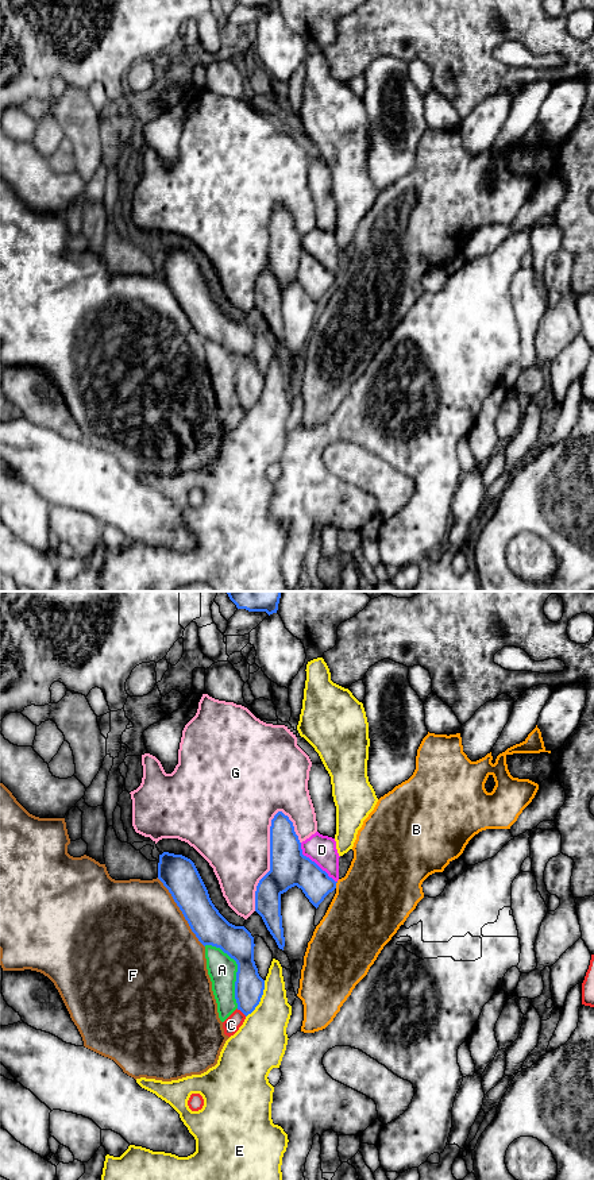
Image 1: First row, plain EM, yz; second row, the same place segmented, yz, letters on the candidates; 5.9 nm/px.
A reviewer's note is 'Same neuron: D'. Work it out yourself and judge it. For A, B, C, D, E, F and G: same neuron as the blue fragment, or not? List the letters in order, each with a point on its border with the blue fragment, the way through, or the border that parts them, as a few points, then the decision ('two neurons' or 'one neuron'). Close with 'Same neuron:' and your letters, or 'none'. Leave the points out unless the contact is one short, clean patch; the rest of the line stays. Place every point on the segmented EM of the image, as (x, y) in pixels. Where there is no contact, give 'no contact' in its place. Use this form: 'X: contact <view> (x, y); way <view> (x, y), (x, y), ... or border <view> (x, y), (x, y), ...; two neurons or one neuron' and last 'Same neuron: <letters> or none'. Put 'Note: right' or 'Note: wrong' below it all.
A: contact yz (238, 970); two neurons
B: contact yz (335, 884); border yz (338, 882), (335, 887); two neurons
C: contact yz (242, 1011); two neurons
D: contact yz (313, 862); one neuron
E: contact yz (259, 999); two neurons
F: contact yz (182, 913); two neurons
G: contact yz (270, 860); two neurons
Same neuron: D
Note: right

